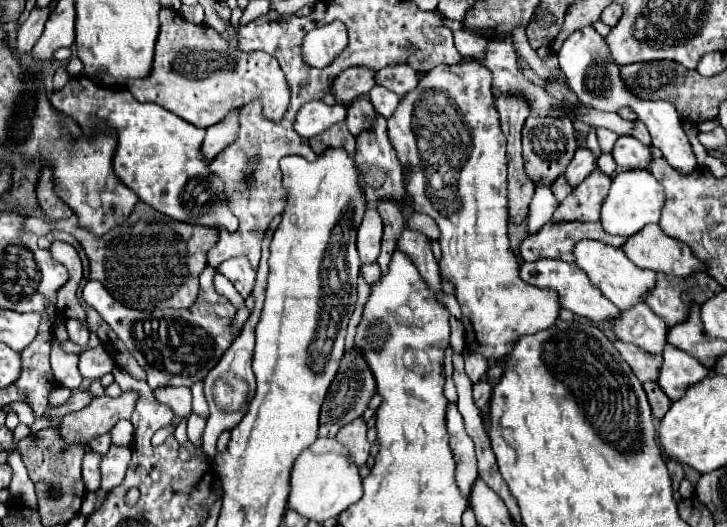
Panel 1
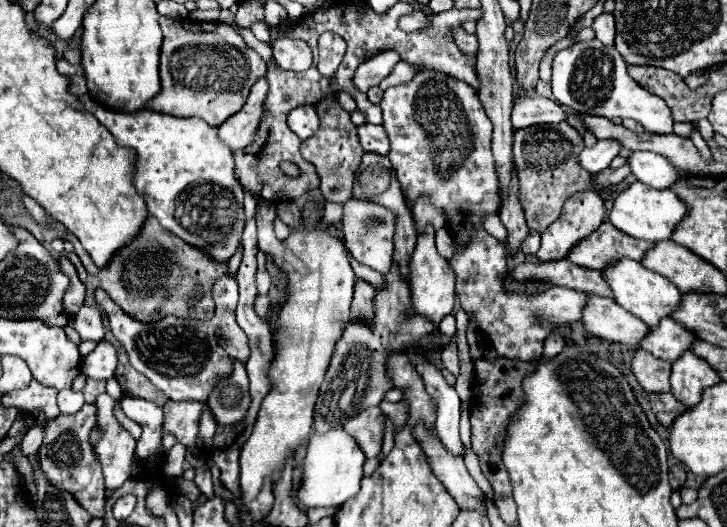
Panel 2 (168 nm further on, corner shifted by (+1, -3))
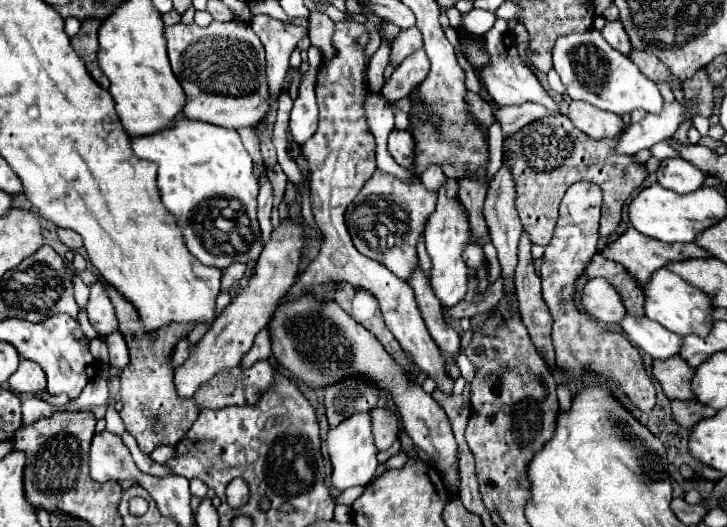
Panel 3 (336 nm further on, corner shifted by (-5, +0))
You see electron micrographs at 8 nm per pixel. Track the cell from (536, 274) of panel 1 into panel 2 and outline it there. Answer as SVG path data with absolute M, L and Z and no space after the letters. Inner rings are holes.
M587 293L587 305L583 307L581 323L591 335L629 345L633 349L637 349L639 339L649 331L641 319L629 315L629 311L619 307L613 299L599 297L595 293Z

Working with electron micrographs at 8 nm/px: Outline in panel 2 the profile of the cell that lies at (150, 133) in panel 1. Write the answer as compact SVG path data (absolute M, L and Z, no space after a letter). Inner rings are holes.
M89 95L79 97L87 111L91 111L117 139L119 145L135 149L135 173L133 173L133 185L137 193L145 199L147 211L159 219L159 223L181 237L185 243L199 247L207 255L211 255L215 261L229 261L231 255L237 251L239 237L243 233L245 215L243 215L243 189L235 181L233 175L233 155L231 151L217 139L217 129L207 125L203 119L189 117L179 119L171 115L163 115L157 111L141 109L135 113L123 113L123 111L111 111L101 105L97 105Z

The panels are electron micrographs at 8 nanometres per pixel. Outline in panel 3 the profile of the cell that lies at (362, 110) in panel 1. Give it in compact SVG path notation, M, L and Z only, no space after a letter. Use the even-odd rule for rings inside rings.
M393 130L389 134L389 152L399 166L413 172L411 164L415 164L415 140L411 140L411 132Z

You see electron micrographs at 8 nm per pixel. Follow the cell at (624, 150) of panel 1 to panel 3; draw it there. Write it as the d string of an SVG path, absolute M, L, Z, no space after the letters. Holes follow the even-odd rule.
M683 158L663 160L661 168L657 170L657 180L663 188L675 190L677 194L689 194L703 188L707 174L697 166L691 166Z

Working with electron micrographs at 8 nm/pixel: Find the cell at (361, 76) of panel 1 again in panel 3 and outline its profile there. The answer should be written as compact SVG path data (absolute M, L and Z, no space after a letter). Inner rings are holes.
M417 26L413 28L407 28L407 30L401 30L399 36L393 40L393 46L391 46L391 64L393 66L399 66L403 58L407 58L411 52L423 48L423 36L419 32Z

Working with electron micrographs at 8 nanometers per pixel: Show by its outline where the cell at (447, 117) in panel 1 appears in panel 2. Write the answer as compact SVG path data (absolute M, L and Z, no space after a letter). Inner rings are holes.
M419 69L411 83L389 87L385 91L381 109L383 127L391 143L389 159L393 169L397 171L397 179L409 205L413 205L415 199L419 199L421 195L429 195L429 199L433 199L433 205L445 211L447 227L451 229L455 241L455 253L449 259L449 265L455 273L455 289L463 311L477 323L477 333L487 339L487 343L501 357L521 361L539 359L543 353L543 341L553 329L581 319L581 309L585 307L585 293L557 285L533 295L521 291L507 291L507 247L483 229L483 219L499 211L501 197L497 193L497 171L491 151L491 123L483 111L483 105L479 103L477 91L467 83L453 79L451 75Z

